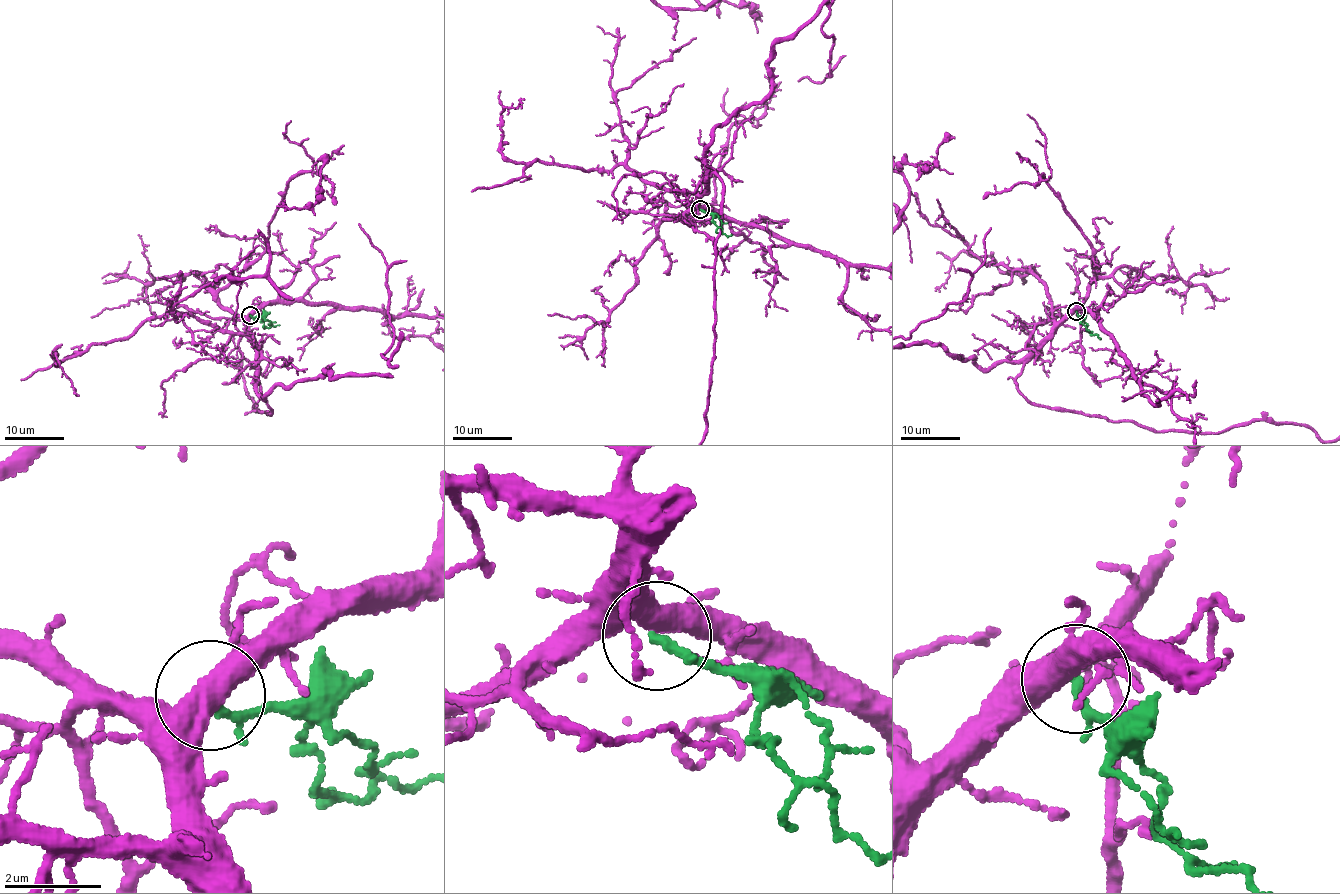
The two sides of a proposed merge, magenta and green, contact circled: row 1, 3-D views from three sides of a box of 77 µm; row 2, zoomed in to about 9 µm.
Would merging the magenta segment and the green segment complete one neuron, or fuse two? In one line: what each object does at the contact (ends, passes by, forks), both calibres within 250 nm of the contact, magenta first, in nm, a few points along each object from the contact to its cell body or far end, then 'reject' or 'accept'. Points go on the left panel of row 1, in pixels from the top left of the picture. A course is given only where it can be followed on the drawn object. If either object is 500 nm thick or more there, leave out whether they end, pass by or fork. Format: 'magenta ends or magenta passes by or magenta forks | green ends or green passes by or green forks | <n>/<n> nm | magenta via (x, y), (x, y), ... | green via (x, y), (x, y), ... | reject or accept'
500/130 nm | green via (250, 314), (262, 318), (266, 327), (279, 325) | reject

